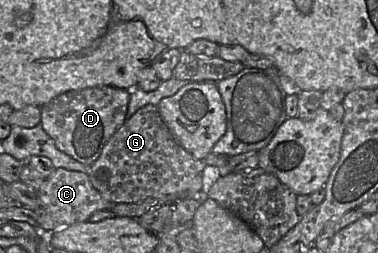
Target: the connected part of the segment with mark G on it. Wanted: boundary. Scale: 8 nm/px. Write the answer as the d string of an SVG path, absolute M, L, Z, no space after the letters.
M155 105L138 109L119 127L104 145L99 157L88 167L88 177L93 187L111 203L141 203L148 198L164 204L193 199L202 189L206 164L181 147L162 120Z

